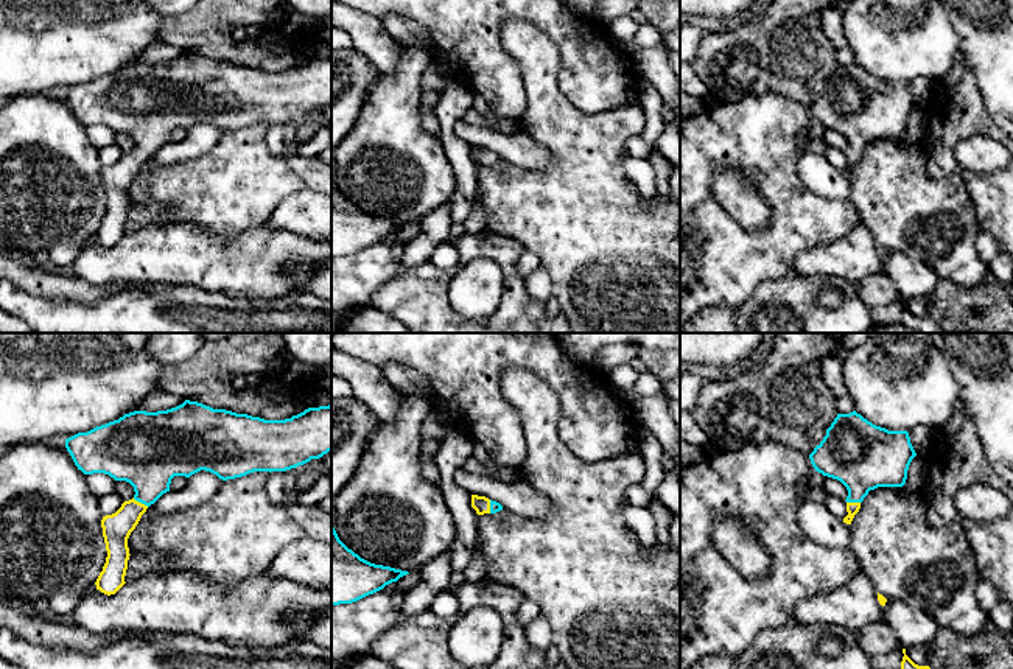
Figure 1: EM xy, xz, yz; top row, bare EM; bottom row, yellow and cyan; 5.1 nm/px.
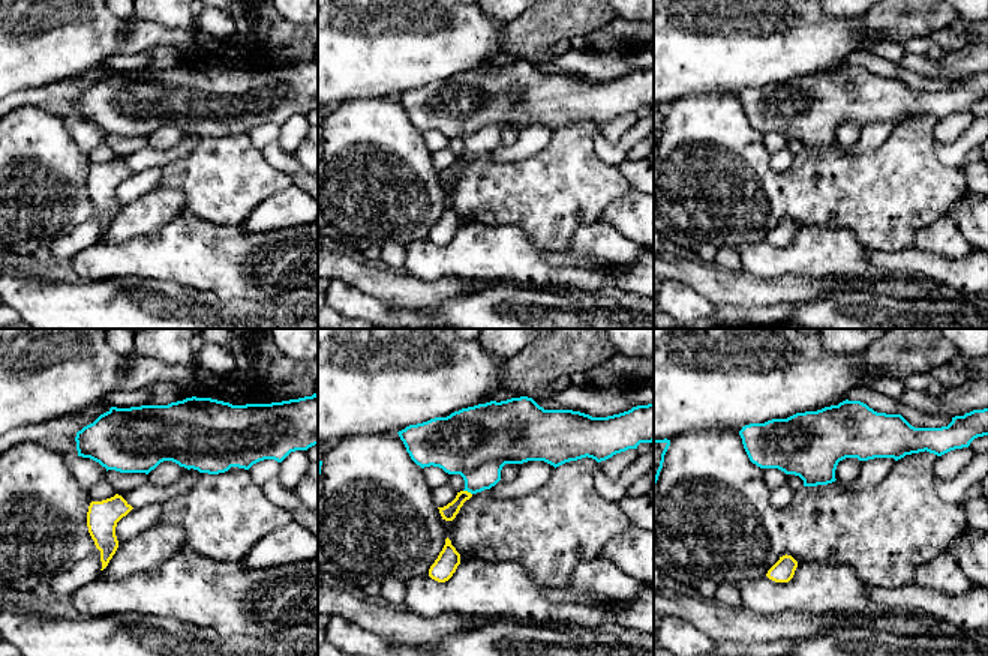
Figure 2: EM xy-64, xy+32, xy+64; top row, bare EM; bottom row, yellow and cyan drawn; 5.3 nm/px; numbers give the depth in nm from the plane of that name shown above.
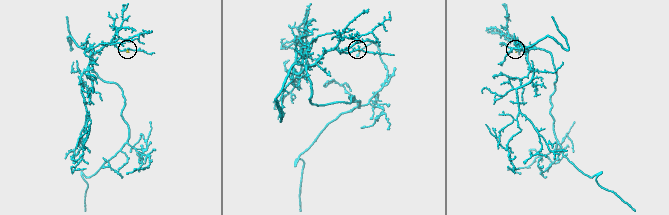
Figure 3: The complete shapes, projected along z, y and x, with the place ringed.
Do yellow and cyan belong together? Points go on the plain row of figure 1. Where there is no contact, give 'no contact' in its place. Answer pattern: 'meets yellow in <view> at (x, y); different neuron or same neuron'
meets yellow in xy at (140, 154); same neuron

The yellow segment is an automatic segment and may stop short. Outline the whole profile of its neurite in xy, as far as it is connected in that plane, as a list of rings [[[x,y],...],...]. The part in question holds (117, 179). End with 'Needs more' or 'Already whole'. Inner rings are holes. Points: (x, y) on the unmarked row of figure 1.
[[[185,51],[166,62],[134,62],[87,84],[78,84],[65,90],[65,100],[84,126],[104,124],[115,132],[129,134],[135,143],[132,151],[101,171],[107,208],[95,236],[110,247],[126,235],[131,184],[146,160],[170,143],[174,128],[190,129],[205,121],[227,132],[254,123],[286,123],[319,110],[331,103],[331,56],[308,59],[285,72],[265,72]]]. Needs more

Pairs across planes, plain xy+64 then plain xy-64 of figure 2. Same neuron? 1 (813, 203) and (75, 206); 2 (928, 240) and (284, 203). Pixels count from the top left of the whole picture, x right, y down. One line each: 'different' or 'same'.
1: same
2: different

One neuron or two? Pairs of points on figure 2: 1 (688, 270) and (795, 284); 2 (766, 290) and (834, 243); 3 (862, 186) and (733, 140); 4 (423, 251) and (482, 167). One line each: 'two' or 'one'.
1: one
2: two
3: one
4: two

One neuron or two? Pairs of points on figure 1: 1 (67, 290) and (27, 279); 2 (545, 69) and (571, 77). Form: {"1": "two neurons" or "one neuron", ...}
{"1": "one neuron", "2": "two neurons"}

